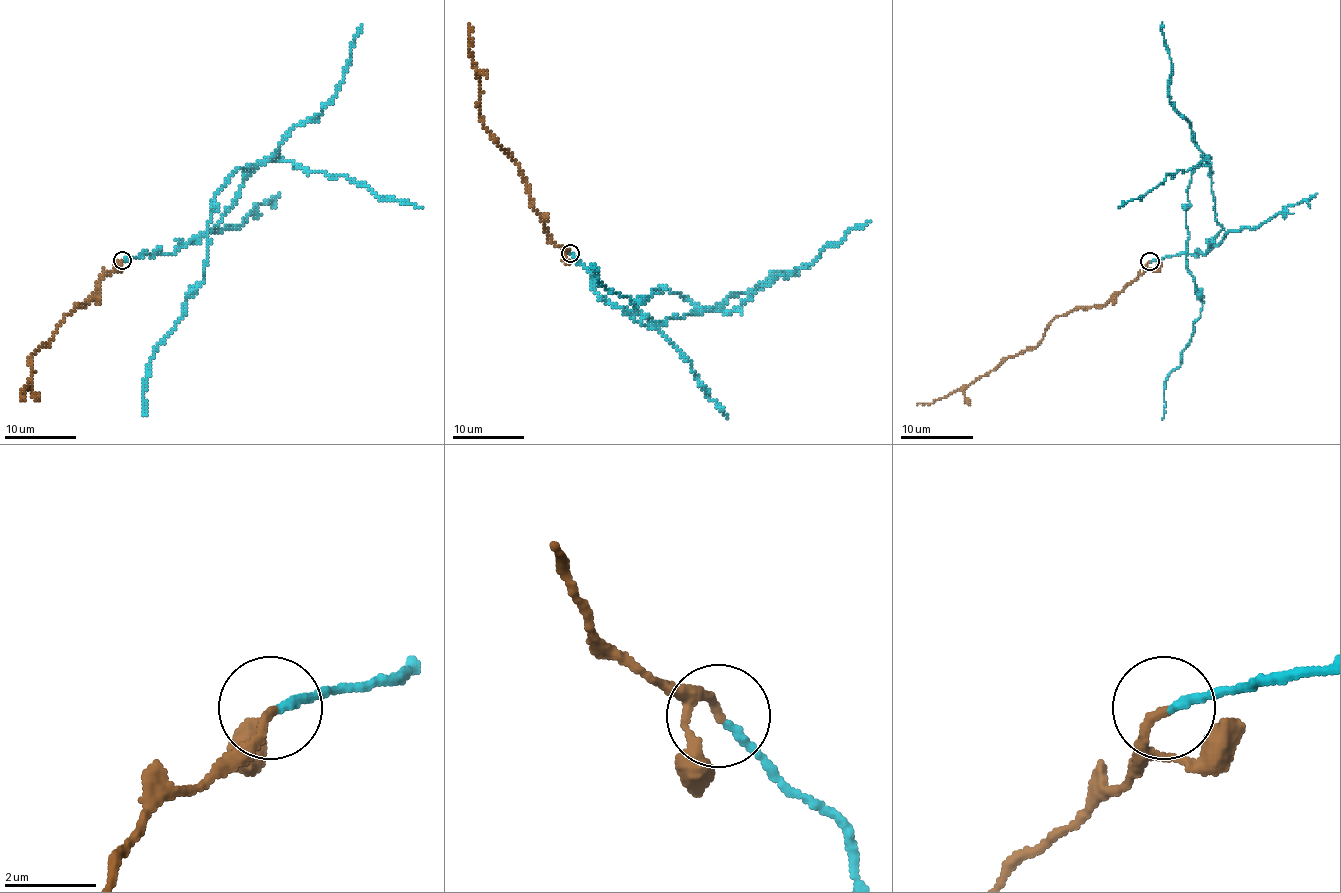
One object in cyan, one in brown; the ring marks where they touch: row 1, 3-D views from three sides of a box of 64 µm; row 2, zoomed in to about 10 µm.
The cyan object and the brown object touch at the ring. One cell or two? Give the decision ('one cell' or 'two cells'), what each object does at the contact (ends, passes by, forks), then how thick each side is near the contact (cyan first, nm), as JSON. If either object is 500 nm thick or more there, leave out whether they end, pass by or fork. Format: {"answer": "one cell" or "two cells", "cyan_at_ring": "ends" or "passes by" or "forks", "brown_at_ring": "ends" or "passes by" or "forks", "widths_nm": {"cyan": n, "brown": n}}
{"answer": "two cells", "cyan_at_ring": "ends", "brown_at_ring": "ends", "widths_nm": {"cyan": 180, "brown": 200}}

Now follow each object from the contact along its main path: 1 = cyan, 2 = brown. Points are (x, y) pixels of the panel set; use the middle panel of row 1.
1: (570, 254), (611, 304), (661, 324), (704, 310), (660, 288), (633, 304), (600, 284), (590, 265)
2: (570, 252), (550, 240), (516, 163), (481, 118), (481, 82), (468, 25)

